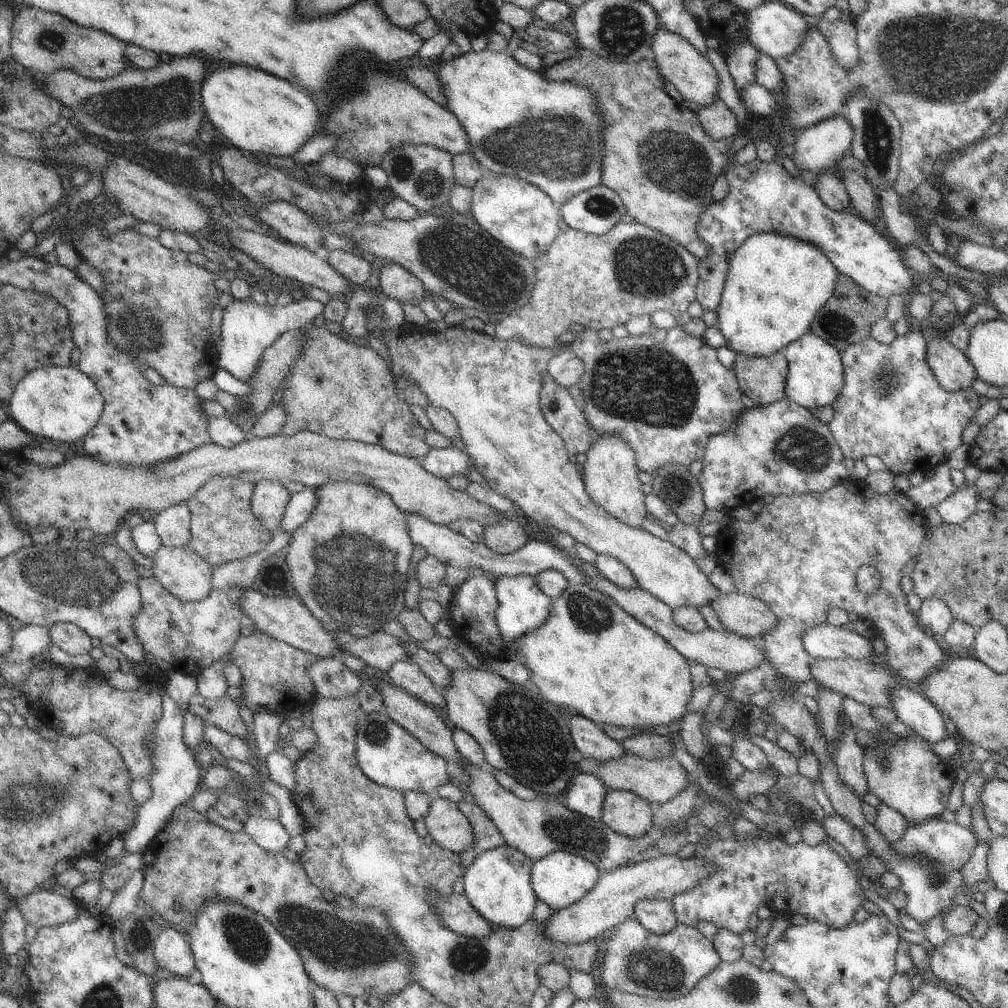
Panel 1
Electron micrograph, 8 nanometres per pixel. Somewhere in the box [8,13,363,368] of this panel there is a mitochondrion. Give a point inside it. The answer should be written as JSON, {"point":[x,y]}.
{"point":[131,112]}

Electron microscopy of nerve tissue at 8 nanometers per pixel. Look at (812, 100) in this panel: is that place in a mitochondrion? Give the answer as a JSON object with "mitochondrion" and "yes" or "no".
{"mitochondrion":"yes"}

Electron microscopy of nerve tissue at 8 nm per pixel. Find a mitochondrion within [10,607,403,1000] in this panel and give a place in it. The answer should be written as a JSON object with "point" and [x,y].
{"point":[351,944]}

